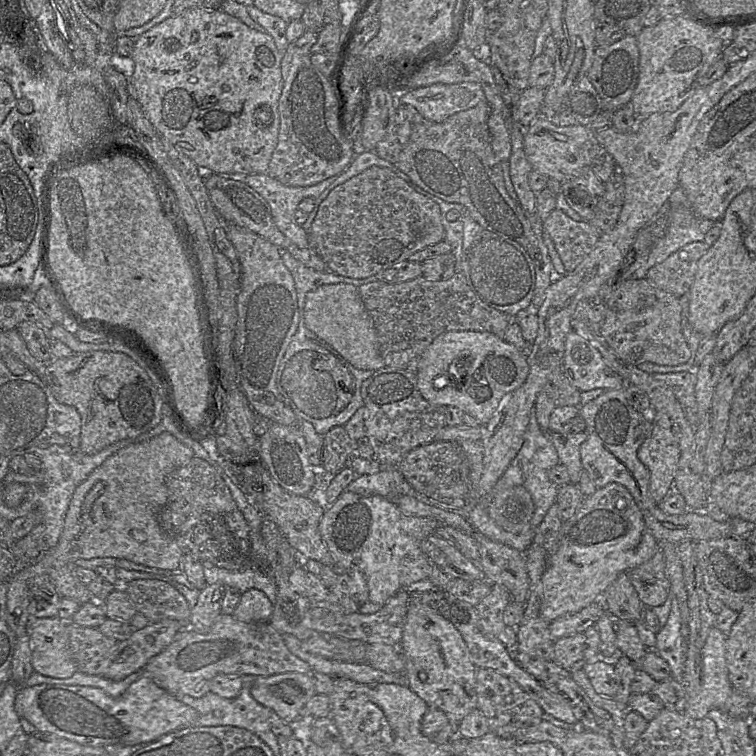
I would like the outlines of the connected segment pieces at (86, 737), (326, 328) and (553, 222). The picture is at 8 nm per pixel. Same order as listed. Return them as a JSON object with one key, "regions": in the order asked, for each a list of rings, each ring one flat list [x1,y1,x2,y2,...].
{"regions":[[[146,670,140,673,138,681,117,698,113,698,102,689,95,687,39,684,20,686,15,697,14,707,19,717,26,720,36,731,52,733,91,747,148,744,174,731,195,726,199,716,194,708,157,686]],[[327,284,310,291,302,311,307,328,330,344,353,367,378,370,386,367,379,349,376,331,359,295,352,284]],[[558,208,543,219,542,226,554,242,566,273,576,269,601,235,590,222,575,221]]]}

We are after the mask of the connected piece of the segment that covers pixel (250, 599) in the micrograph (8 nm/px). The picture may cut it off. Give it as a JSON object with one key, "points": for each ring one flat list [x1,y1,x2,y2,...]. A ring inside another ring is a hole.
{"points":[[250,589,241,595,241,599,232,616,245,623,268,623,273,604,268,596,258,589]]}

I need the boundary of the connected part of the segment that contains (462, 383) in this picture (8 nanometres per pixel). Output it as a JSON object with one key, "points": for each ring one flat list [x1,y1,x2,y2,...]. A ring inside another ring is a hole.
{"points":[[449,331,440,334,427,347,427,349,424,351,424,353,421,356,418,368,416,370,416,374,417,374,417,387,425,400,427,400,429,403,433,405,456,407,461,411,463,411,465,414,469,414,470,416,474,417,480,425,484,425,501,408,506,398,525,383,527,376,529,374,529,366,527,362,527,356,523,352,520,352,515,346,505,342,503,339,495,336,492,333,478,332,478,331],[472,386,480,386,480,389,477,390,477,397,473,396,470,393,471,390,469,390,469,388]]}

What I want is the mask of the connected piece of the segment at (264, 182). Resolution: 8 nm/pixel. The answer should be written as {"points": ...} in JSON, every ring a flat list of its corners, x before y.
{"points":[[268,172,248,174,244,183,254,189,268,203,272,219,282,234,299,248,309,246,309,235,295,220,295,212,304,198,318,198,337,177,330,177,306,187,287,186]]}

